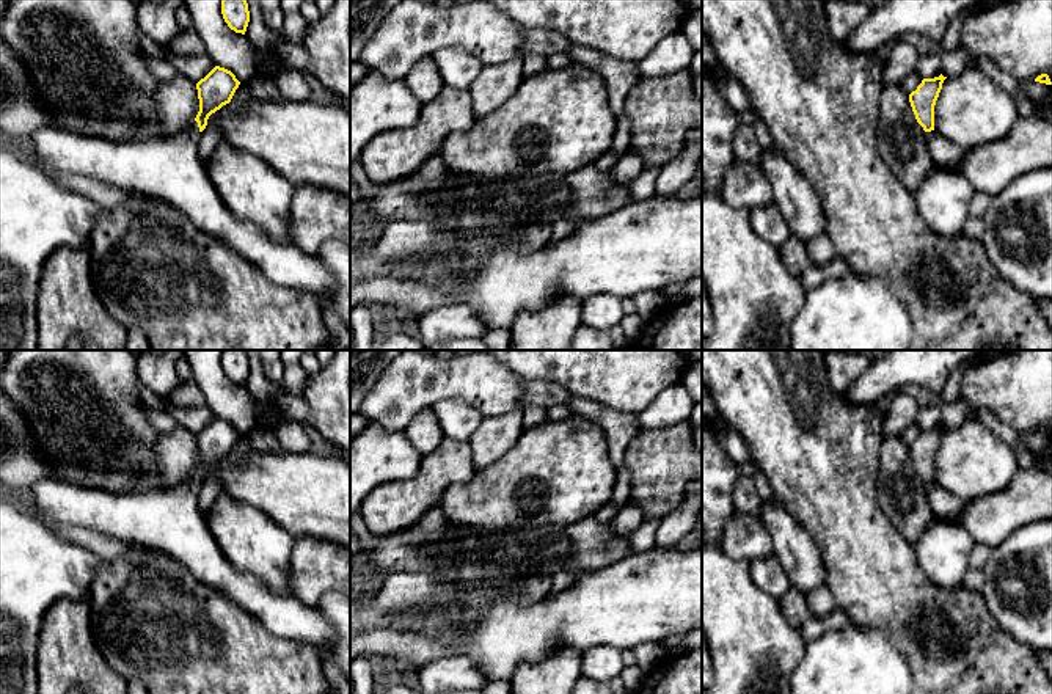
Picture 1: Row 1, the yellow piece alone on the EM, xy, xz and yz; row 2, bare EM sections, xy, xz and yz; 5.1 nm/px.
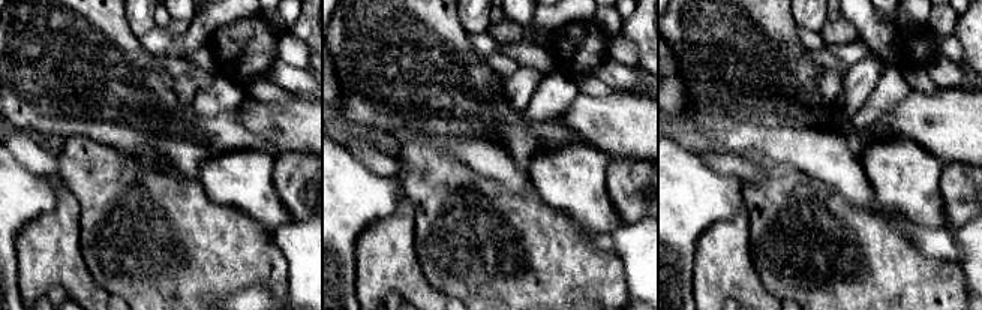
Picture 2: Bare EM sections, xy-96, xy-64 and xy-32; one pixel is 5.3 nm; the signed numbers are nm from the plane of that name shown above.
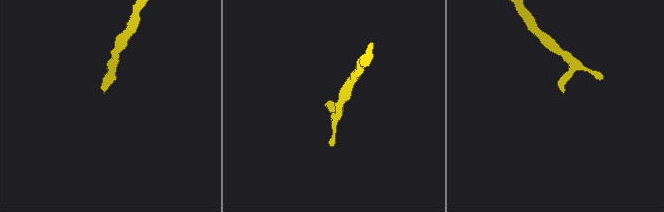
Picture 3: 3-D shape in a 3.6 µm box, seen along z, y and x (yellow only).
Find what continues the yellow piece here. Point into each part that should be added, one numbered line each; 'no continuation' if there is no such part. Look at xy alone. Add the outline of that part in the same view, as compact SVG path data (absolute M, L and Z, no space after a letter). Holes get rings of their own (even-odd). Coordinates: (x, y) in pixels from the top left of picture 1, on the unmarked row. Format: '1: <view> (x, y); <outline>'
1: xy (168, 520); M196 473L179 485L152 491L105 491L42 479L27 493L49 529L85 528L166 553L272 634L311 644L322 653L333 636L323 614L229 564L198 509L199 485Z

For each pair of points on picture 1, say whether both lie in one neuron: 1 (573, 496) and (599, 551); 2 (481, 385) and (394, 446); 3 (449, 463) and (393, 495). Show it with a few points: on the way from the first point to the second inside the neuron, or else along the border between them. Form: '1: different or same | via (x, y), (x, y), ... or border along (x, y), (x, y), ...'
1: different | border along (592, 515), (567, 525), (548, 525)
2: different | border along (371, 420), (387, 431), (402, 432)
3: same | via (435, 478), (418, 495), (407, 495)

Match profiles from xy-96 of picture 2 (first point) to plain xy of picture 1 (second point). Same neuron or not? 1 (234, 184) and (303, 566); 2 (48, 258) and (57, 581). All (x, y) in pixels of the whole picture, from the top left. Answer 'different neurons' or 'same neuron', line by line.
1: different neurons
2: different neurons

